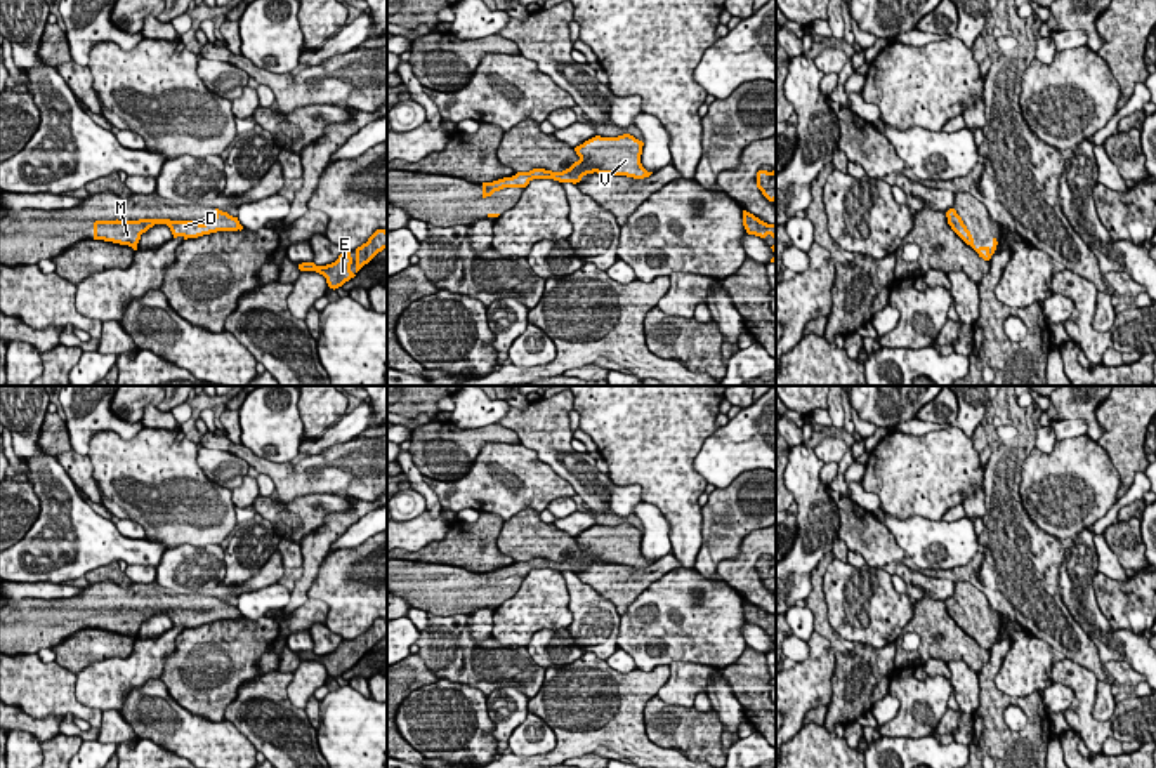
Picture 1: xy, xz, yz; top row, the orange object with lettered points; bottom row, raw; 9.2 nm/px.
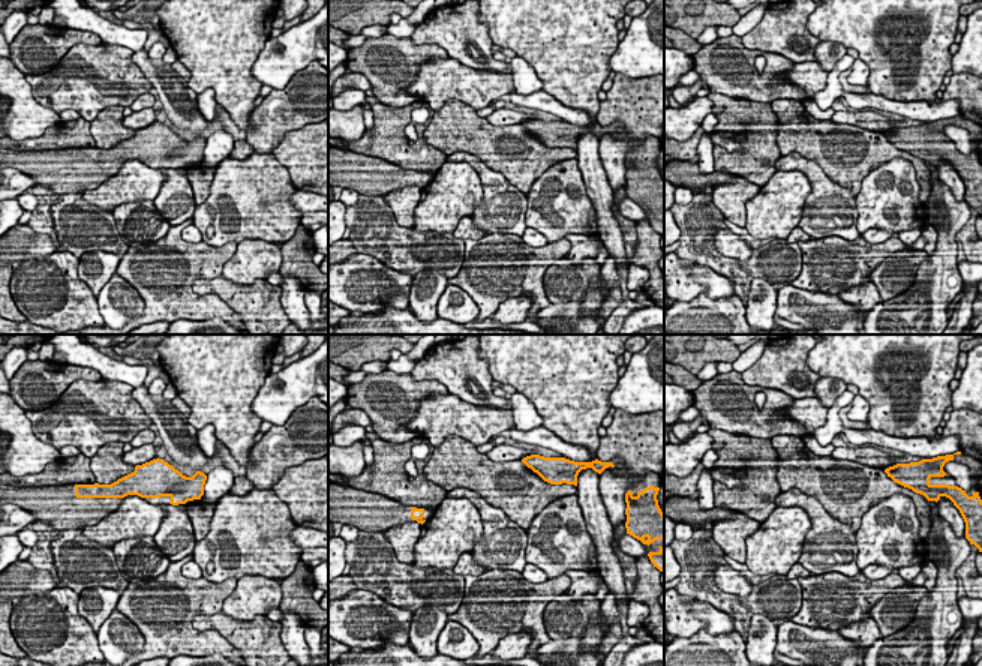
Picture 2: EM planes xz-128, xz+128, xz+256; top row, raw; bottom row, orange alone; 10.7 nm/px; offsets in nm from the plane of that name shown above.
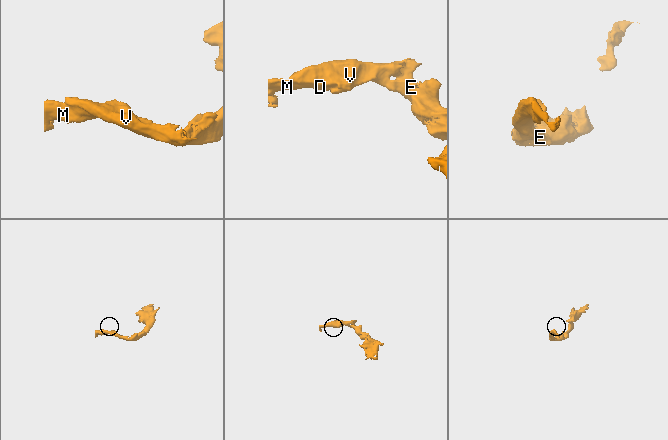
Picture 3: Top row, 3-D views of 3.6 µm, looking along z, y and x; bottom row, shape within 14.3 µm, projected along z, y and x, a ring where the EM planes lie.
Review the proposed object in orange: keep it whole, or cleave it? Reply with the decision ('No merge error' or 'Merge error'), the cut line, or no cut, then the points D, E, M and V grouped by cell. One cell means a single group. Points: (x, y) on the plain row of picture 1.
No merge error. No split. Groups: D E M V

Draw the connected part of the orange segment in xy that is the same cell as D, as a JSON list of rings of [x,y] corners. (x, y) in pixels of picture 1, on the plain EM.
[[[215,598],[215,606],[205,613],[193,610],[170,610],[170,608],[139,608],[139,610],[95,610],[94,612],[94,629],[113,631],[120,634],[128,634],[137,639],[137,632],[141,624],[146,622],[154,613],[167,613],[174,624],[174,627],[182,626],[198,627],[203,624],[217,622],[217,620],[241,620],[238,606],[229,605]]]

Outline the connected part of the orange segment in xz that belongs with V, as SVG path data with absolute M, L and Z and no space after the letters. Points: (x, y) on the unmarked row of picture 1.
M630 523L618 526L595 525L575 537L580 549L569 558L562 561L533 558L529 561L517 561L512 566L483 572L483 587L491 586L503 577L526 577L533 568L554 568L576 573L583 565L594 561L644 568L653 561L647 561L640 553L642 535L644 532Z

